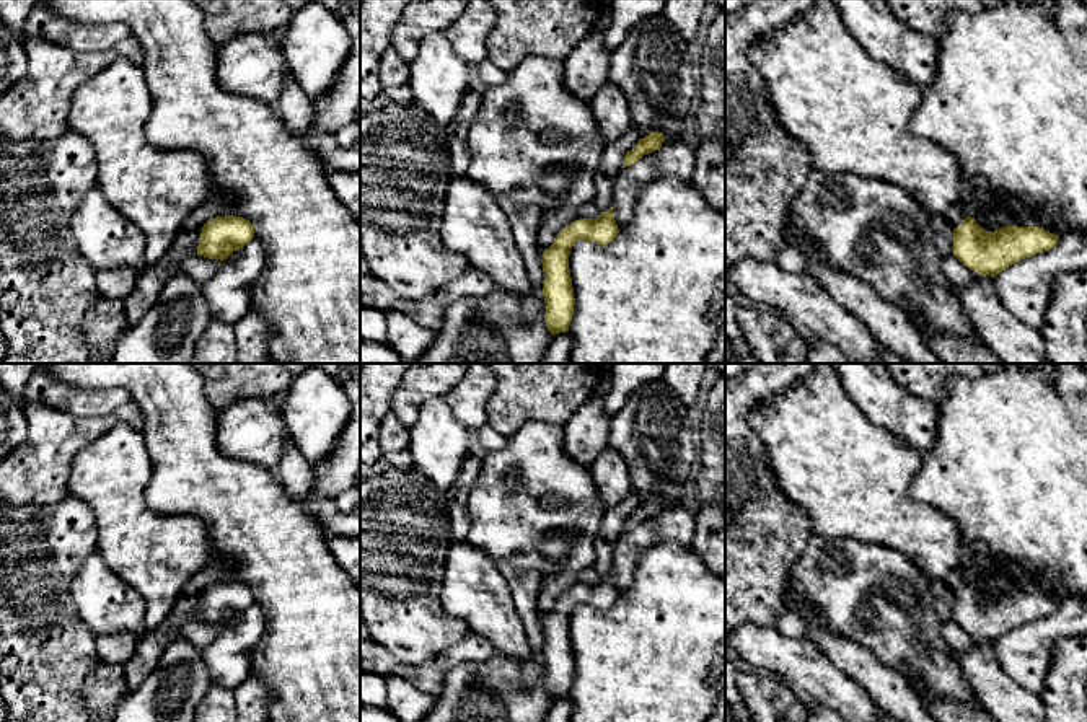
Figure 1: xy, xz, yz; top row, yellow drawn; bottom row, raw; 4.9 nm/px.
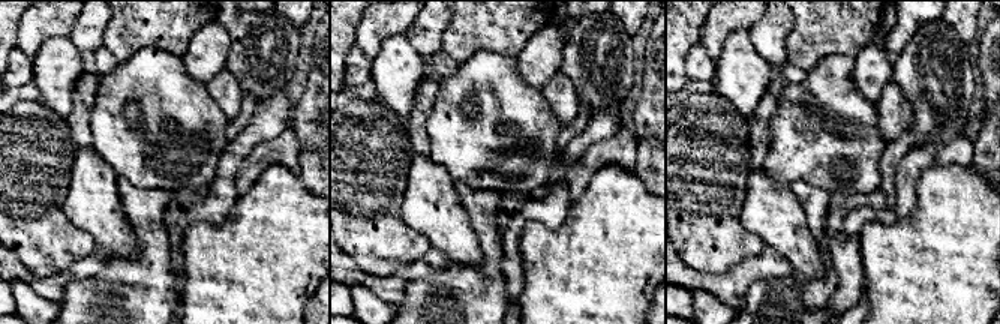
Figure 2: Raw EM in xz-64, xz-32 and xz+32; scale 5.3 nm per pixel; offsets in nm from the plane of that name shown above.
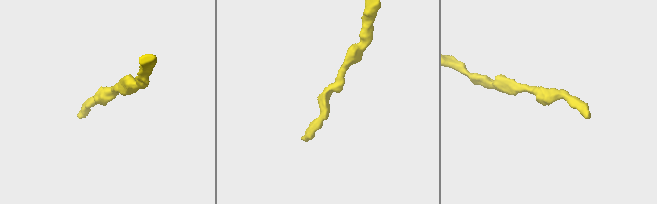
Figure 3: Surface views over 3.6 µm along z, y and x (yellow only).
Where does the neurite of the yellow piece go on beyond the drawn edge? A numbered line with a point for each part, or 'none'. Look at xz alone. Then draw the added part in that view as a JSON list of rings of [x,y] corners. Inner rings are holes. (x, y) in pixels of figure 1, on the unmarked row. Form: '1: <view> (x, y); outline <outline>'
none

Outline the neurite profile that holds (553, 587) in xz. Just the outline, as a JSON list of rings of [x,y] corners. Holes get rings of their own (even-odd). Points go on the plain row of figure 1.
[[[587,569],[582,572],[564,572],[559,575],[543,575],[543,583],[538,597],[538,611],[543,618],[549,613],[556,600],[567,590],[580,583],[596,583],[600,575],[595,569]]]

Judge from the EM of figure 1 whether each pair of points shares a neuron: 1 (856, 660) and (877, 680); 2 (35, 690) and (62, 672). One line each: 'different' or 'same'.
1: same
2: same

